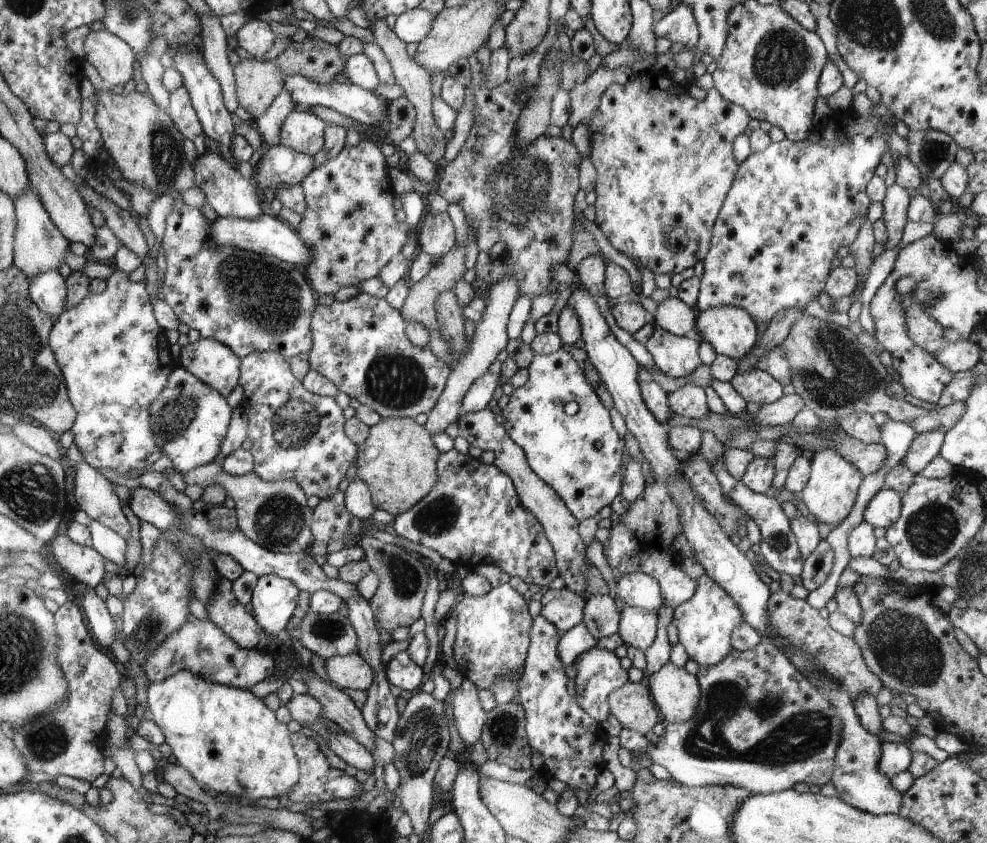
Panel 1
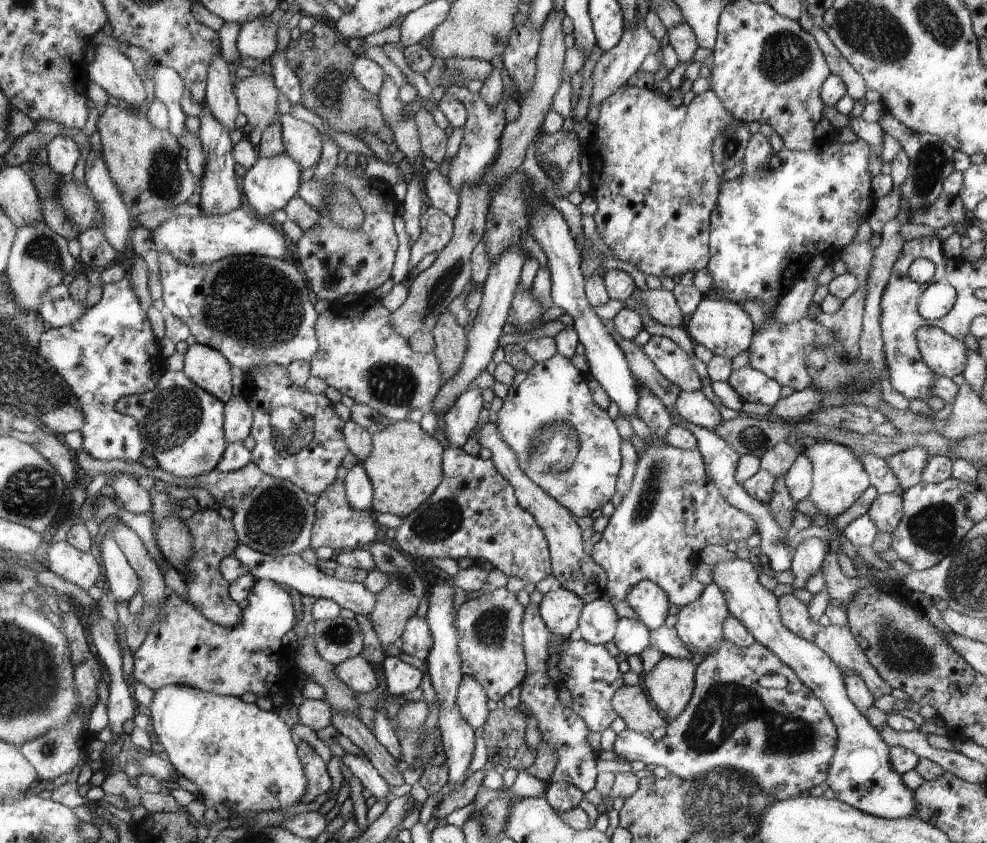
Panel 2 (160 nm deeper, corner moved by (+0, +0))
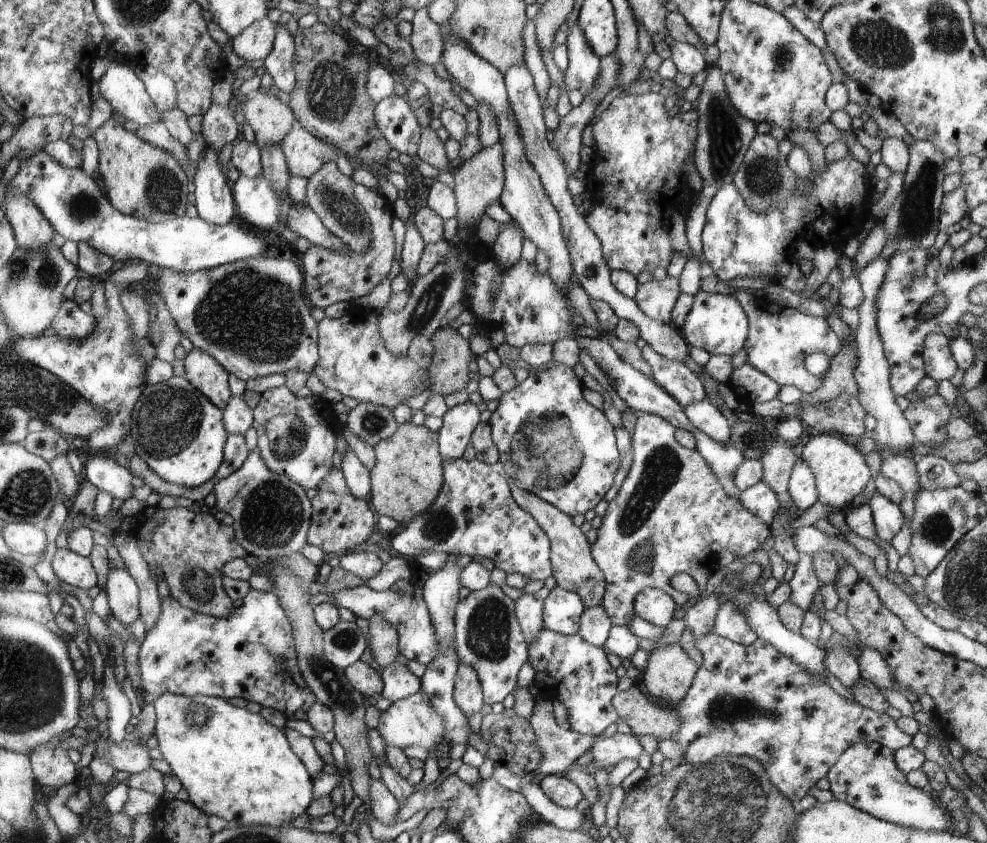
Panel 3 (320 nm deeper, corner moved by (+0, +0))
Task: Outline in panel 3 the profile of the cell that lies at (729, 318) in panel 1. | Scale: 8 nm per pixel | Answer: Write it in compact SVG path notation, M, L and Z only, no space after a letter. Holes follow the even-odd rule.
M700 289L700 292L694 295L693 305L680 331L690 348L697 346L709 352L710 355L732 357L743 348L746 342L749 320L743 306L734 298L734 295L709 293Z

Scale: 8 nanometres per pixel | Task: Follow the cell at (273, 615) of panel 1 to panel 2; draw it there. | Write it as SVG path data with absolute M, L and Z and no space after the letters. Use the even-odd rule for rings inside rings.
M258 580L247 599L240 626L222 628L172 593L164 600L160 622L148 630L146 639L133 653L134 679L152 691L168 684L180 684L234 698L241 698L247 692L274 698L288 676L288 670L284 670L287 650L282 638L298 623L292 598L282 584Z

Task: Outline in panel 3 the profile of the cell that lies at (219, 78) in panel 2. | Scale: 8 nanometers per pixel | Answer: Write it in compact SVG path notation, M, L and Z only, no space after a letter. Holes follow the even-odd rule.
M212 103L212 108L203 114L201 133L208 149L220 153L226 144L234 144L242 138L241 125L226 106Z

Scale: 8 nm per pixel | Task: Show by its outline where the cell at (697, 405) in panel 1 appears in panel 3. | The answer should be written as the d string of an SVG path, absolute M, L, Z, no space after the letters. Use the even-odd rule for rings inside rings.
M707 398L684 407L691 425L720 444L731 443L732 427L717 406Z

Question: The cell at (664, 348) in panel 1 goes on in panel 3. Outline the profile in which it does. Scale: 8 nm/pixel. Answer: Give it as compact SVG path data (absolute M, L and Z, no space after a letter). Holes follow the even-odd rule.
M648 344L641 349L641 353L651 368L651 377L674 397L682 408L707 398L701 378L684 363L660 356Z

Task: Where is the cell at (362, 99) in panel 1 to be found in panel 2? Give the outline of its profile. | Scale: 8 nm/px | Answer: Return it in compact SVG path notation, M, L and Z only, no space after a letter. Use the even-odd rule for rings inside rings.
M280 52L280 54L276 54L274 58L269 60L272 65L272 75L275 76L276 87L279 88L282 97L287 98L292 105L304 105L304 92L302 92L300 78L292 71L285 52Z

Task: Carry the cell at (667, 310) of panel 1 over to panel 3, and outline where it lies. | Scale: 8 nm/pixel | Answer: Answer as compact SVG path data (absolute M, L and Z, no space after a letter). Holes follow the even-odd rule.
M666 275L664 280L652 279L639 285L634 300L646 316L670 323L671 312L680 293L678 277Z

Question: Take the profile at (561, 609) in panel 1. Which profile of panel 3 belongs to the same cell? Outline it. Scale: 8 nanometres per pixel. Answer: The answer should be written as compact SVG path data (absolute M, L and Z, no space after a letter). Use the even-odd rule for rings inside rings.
M556 586L543 600L543 622L551 631L572 636L578 632L585 610L582 599L575 592Z

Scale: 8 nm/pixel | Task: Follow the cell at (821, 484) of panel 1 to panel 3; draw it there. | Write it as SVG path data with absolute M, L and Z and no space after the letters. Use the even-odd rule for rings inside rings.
M822 433L817 436L811 436L804 439L802 460L808 463L808 466L815 474L817 491L819 492L819 500L826 506L833 506L839 510L846 510L853 506L860 498L861 492L870 480L870 470L864 461L864 455L852 444L850 439L832 433Z

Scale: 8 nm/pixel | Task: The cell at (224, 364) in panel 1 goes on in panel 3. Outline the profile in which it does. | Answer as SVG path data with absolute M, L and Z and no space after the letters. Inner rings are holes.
M196 348L184 358L184 366L184 378L224 410L232 396L228 388L228 371L212 355Z

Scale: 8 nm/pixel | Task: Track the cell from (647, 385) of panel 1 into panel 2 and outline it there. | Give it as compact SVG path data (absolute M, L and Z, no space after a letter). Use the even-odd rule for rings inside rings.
M642 389L639 395L637 417L648 425L654 433L654 438L660 440L660 443L646 443L637 463L634 482L624 495L622 502L616 506L614 514L610 516L600 542L594 544L592 558L596 558L596 562L600 562L604 570L608 570L608 597L606 599L610 603L625 600L628 588L632 588L640 580L650 580L664 590L669 604L684 607L699 598L705 588L704 584L698 582L692 575L692 571L696 569L700 560L690 560L690 558L699 556L708 545L726 546L732 541L736 543L738 540L747 540L757 533L758 524L754 522L752 516L732 507L720 495L719 488L706 473L702 454L697 448L684 450L670 446L670 444L662 444L665 442L666 432L674 425L672 413L649 389Z

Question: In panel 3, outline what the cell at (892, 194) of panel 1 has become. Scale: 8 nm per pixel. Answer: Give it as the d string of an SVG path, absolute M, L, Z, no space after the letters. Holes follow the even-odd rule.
M878 257L870 262L866 268L857 270L860 272L860 276L857 279L860 281L864 300L857 308L860 313L860 324L854 331L855 350L857 351L857 365L855 366L854 376L859 389L856 397L860 401L862 408L876 419L876 426L872 431L871 438L876 445L880 446L880 452L878 453L882 457L886 455L913 457L911 448L915 442L915 436L913 435L911 424L906 420L903 411L895 401L896 395L889 383L891 370L877 329L877 306L875 305L875 300L887 268L888 260Z

